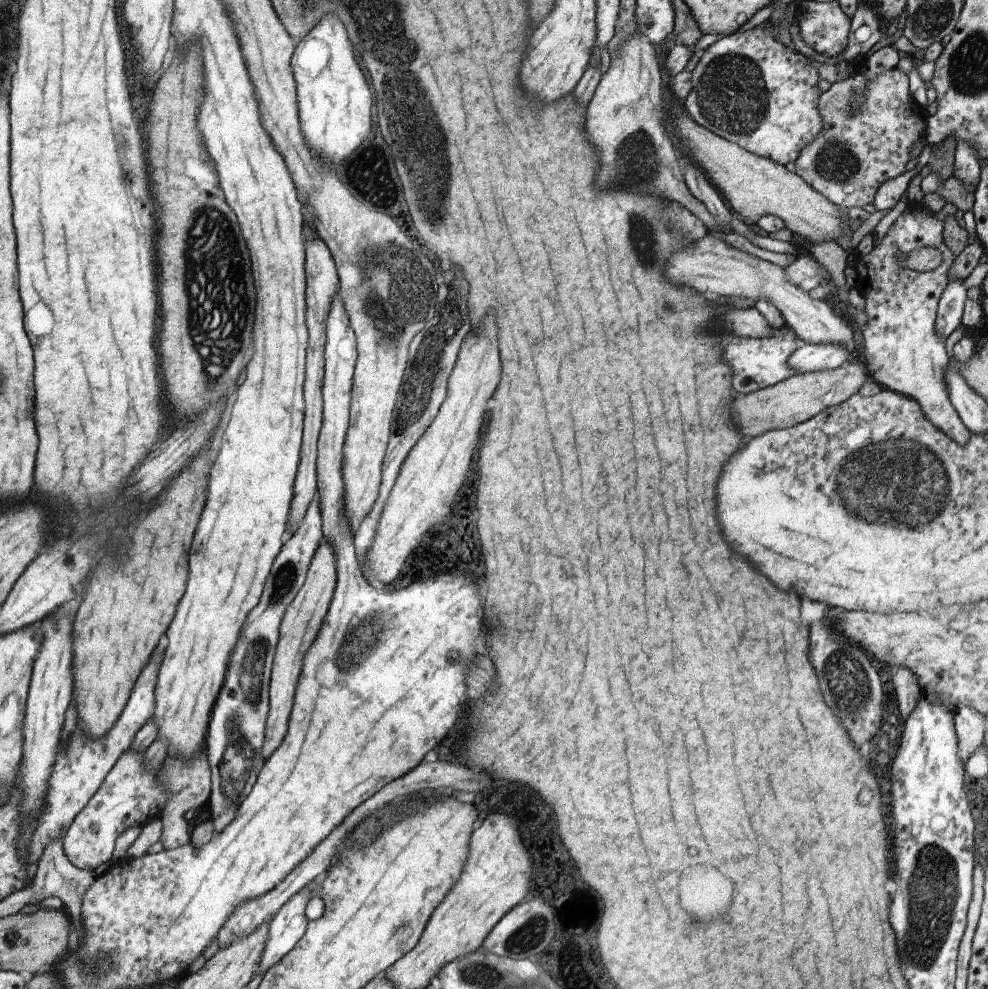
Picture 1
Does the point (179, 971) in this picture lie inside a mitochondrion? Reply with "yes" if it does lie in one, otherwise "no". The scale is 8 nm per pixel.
no

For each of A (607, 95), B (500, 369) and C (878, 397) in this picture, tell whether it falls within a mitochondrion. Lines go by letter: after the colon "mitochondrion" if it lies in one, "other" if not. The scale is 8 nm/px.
A: other
B: other
C: other

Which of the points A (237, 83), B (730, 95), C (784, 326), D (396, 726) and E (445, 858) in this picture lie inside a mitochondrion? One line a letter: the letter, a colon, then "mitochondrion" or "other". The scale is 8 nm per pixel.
A: other
B: mitochondrion
C: other
D: other
E: other

